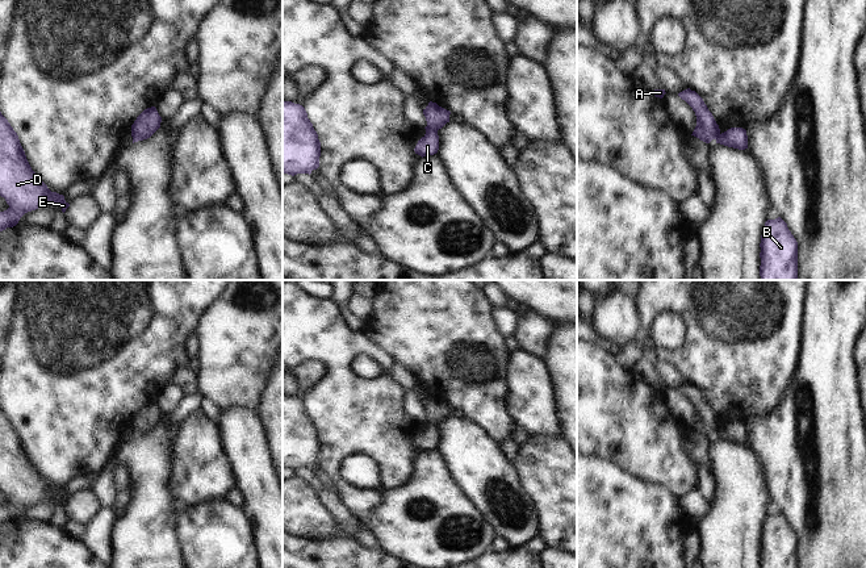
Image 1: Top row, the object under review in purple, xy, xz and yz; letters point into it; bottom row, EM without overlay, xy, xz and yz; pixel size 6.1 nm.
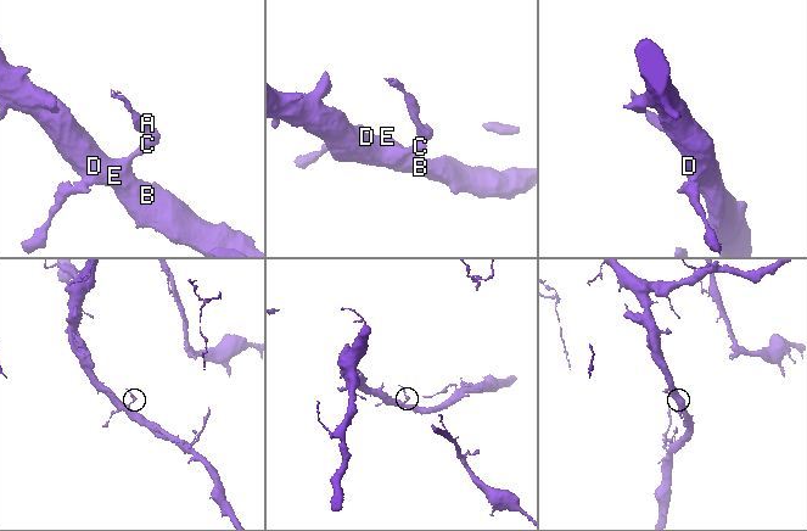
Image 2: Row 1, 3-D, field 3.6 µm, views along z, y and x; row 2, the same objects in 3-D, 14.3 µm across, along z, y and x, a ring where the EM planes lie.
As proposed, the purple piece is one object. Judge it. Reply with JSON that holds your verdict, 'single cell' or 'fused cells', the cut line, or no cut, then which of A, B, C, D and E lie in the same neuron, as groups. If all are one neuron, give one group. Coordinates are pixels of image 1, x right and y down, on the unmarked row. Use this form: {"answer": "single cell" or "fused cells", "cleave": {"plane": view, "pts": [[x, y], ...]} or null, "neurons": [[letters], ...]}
{"answer": "fused cells", "cleave": {"plane": "xz", "pts": [[427, 420], [436, 426]]}, "neurons": [["A"], ["B", "C", "D", "E"]]}

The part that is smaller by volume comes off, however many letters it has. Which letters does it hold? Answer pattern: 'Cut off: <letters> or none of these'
Cut off: A

